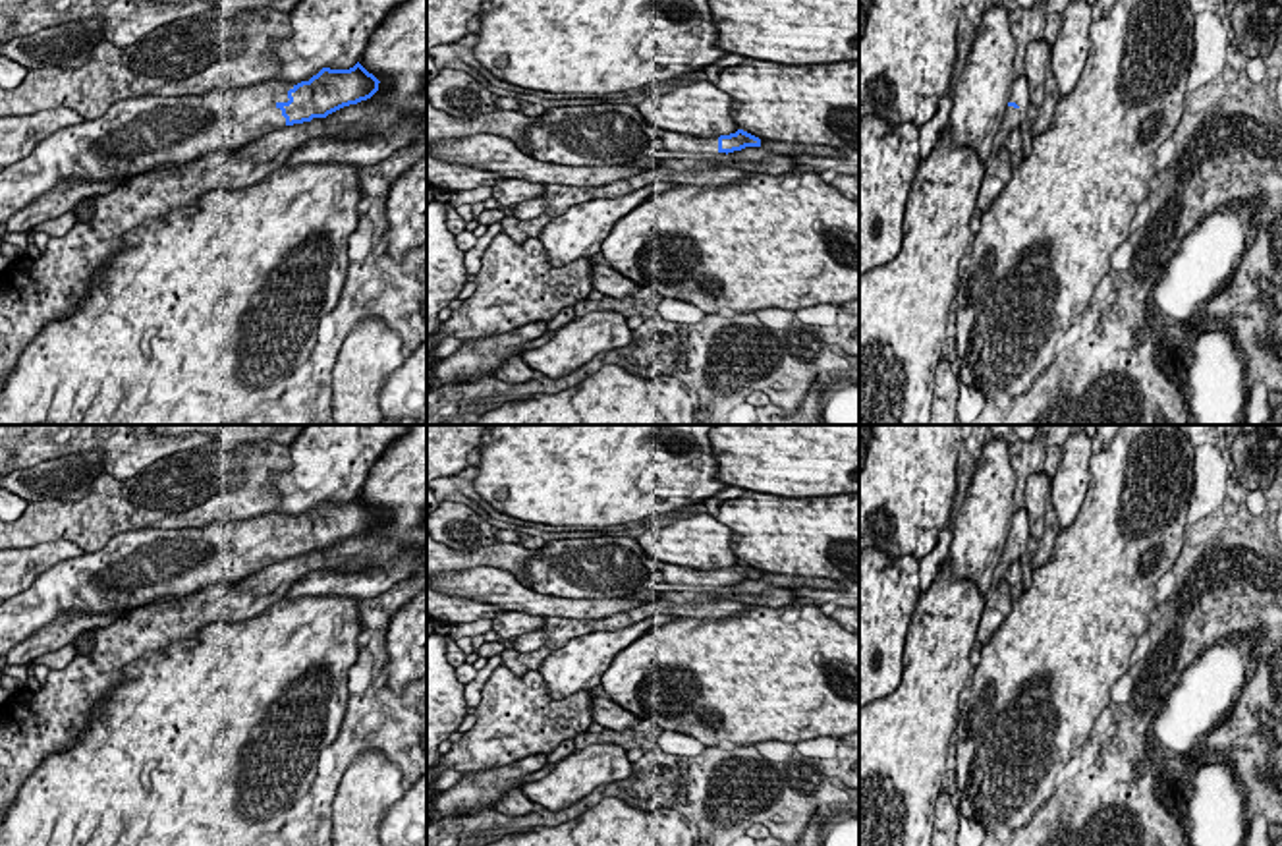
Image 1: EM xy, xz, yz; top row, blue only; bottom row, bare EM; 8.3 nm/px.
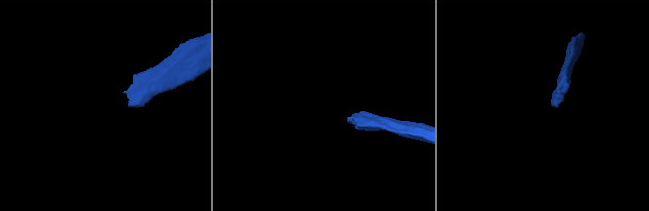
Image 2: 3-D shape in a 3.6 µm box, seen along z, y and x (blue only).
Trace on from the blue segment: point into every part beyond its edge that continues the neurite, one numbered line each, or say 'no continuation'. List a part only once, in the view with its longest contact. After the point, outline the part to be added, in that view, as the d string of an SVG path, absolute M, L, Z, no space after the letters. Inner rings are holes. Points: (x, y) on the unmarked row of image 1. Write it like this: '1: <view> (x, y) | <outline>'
1: xy (136, 568) | M290 516L212 522L181 529L133 529L100 550L58 562L0 605L0 657L62 612L125 614L162 599L181 599L214 583L243 581L286 560L276 539Z

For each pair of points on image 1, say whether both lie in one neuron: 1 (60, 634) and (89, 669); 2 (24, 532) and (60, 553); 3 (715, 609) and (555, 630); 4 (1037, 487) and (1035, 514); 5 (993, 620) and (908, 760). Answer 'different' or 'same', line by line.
1: different
2: different
3: same
4: same
5: different

